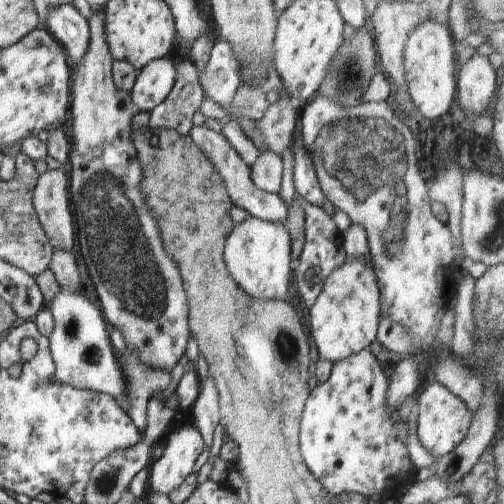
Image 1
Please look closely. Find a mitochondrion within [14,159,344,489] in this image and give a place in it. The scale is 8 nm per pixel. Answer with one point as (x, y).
(121, 256)

